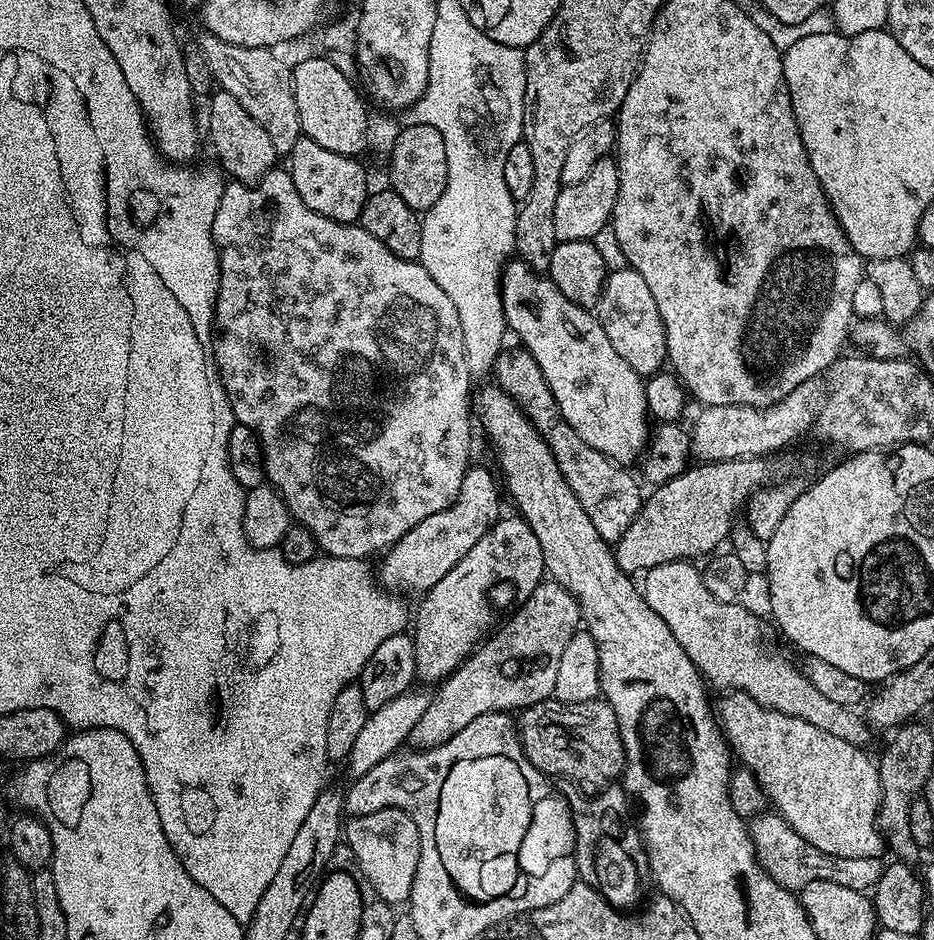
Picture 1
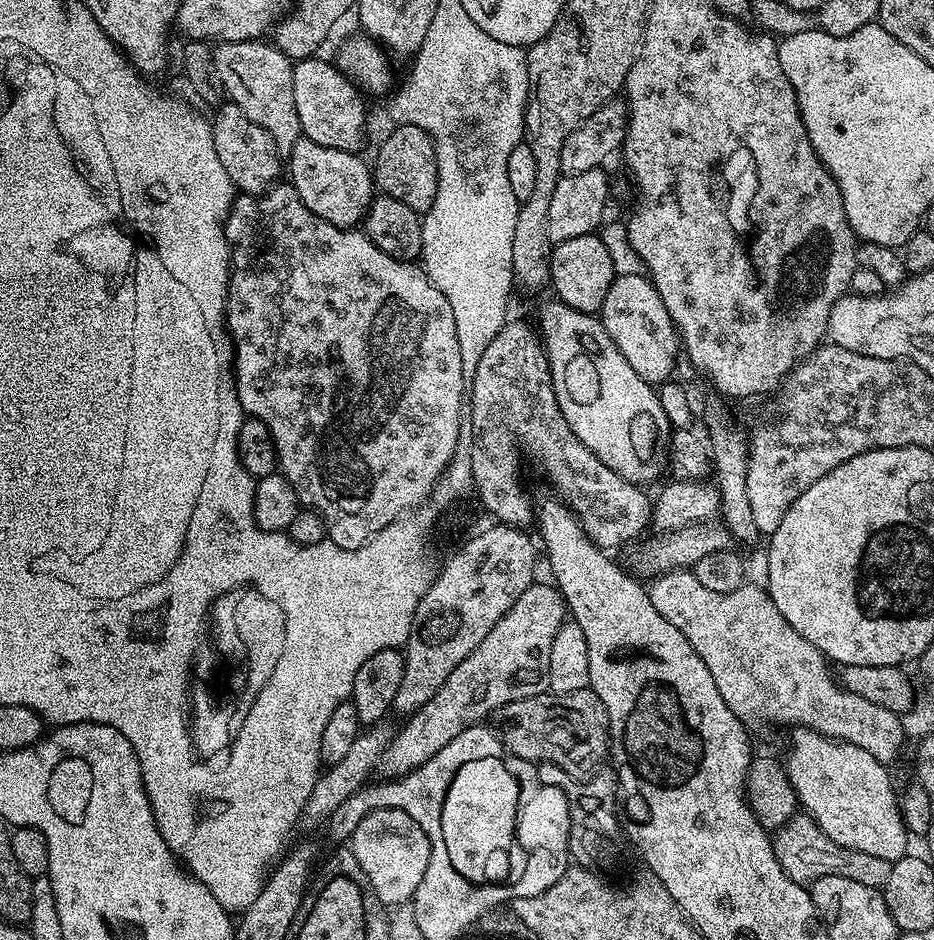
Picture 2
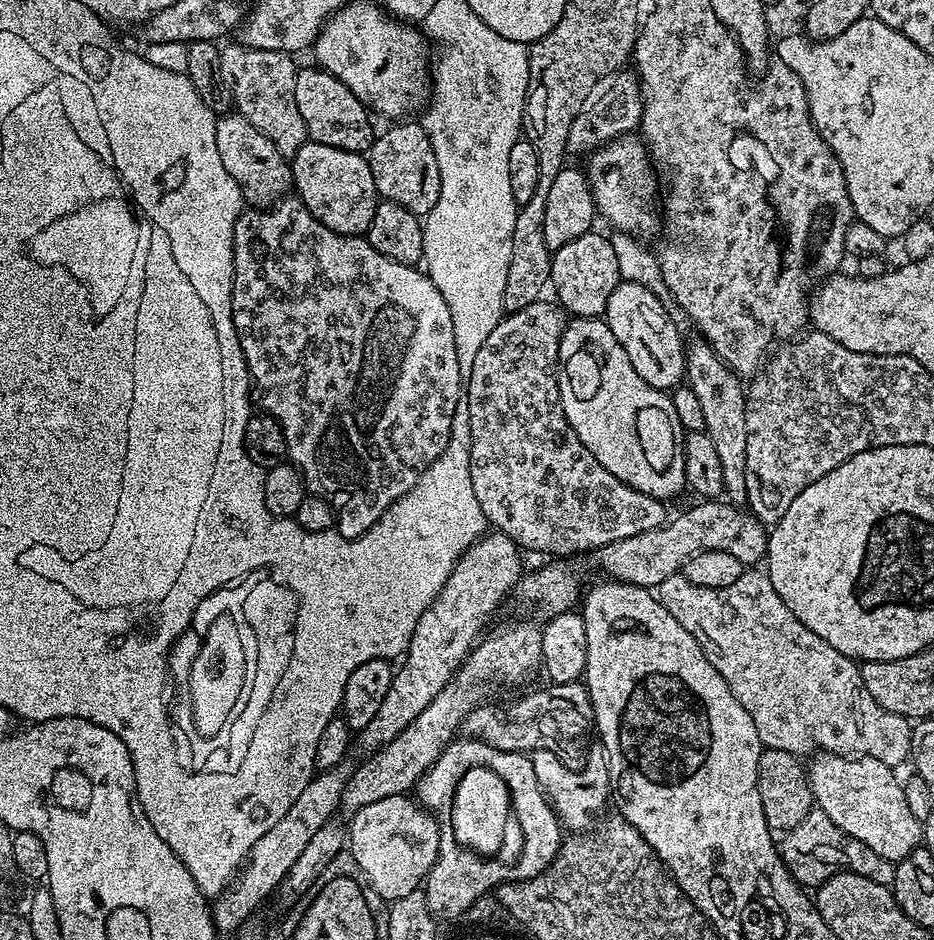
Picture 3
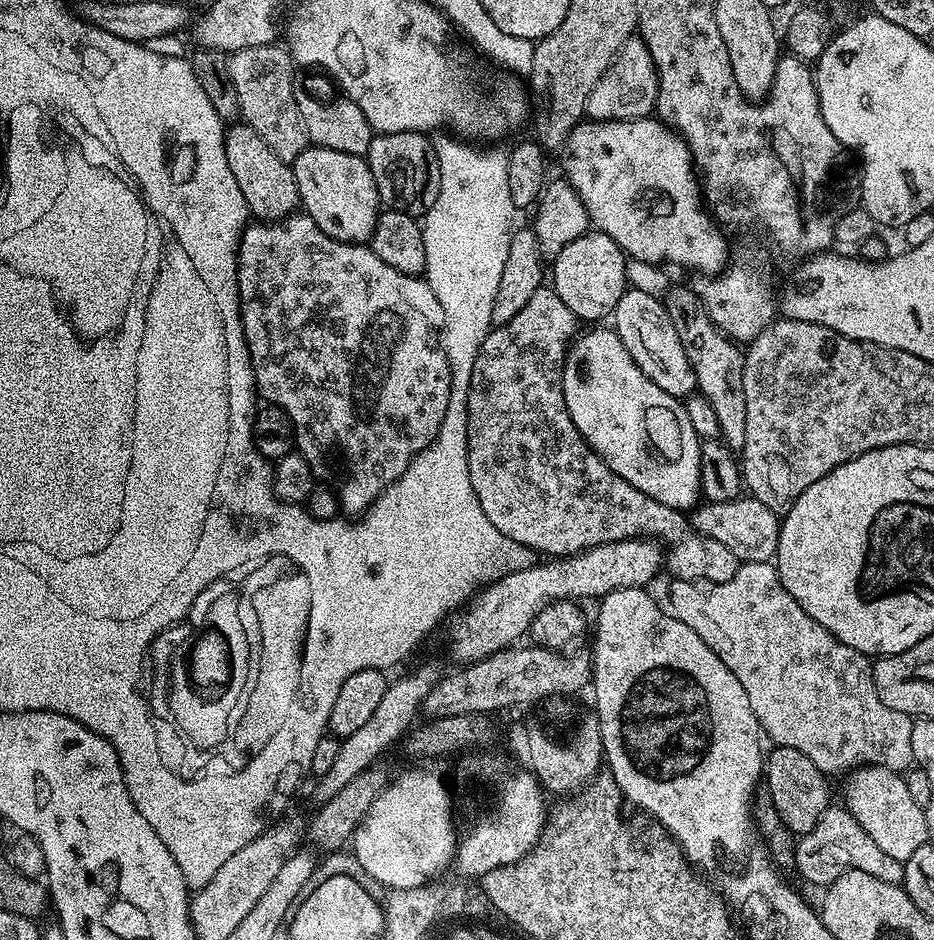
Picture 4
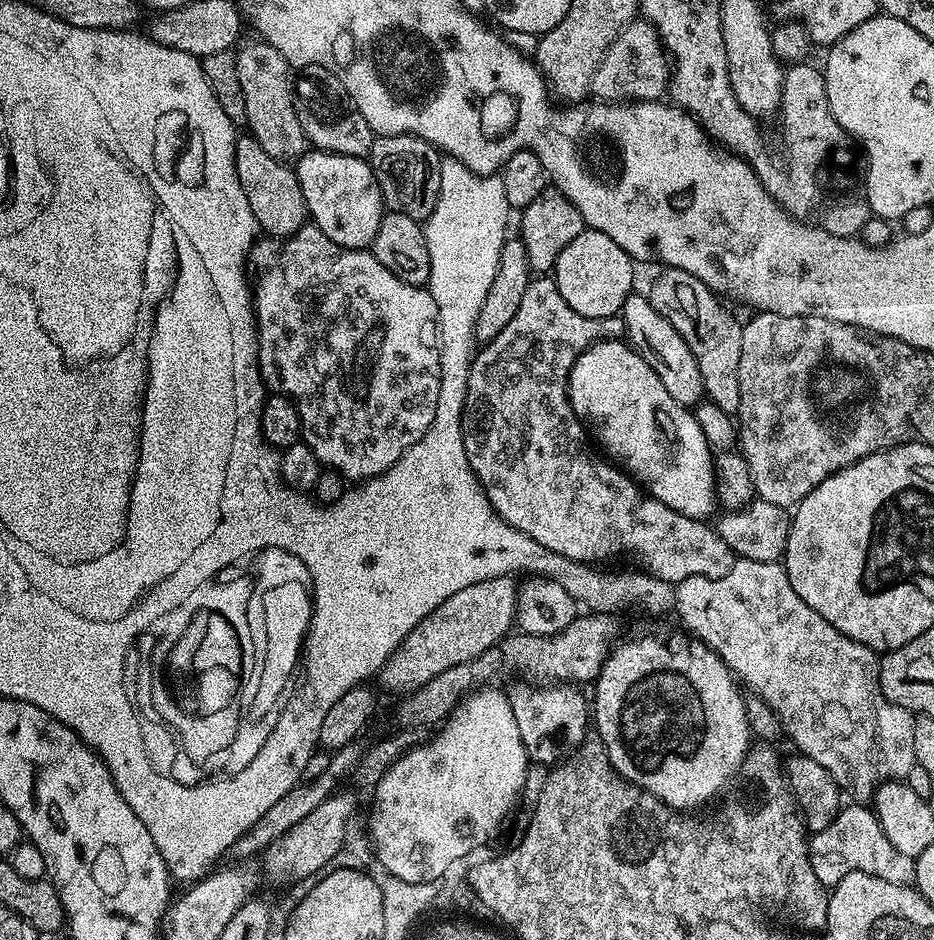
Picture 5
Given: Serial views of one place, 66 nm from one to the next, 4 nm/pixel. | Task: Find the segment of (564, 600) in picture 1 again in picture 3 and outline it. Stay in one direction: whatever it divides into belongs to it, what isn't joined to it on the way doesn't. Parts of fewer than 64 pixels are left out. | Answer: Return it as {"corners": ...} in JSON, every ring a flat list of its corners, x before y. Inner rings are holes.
{"corners":[[516,620,497,632,489,631,468,653,450,682,442,686,434,702,430,702,430,706,426,706,426,710,422,710,422,714,418,714,418,718,414,718,414,722,410,722,410,726,406,726,406,730,394,738,394,742,386,742,386,746,365,755,361,759,364,761,352,768,352,776,340,799,343,811,351,814,362,810,362,806,370,806,370,802,382,802,382,798,411,793,436,763,436,759,444,753,444,749,457,737,458,731,463,729,466,714,470,714,470,710,474,710,485,699,484,687,487,684,495,680,501,680,504,684,520,684,535,668,541,667,540,629,539,623]]}

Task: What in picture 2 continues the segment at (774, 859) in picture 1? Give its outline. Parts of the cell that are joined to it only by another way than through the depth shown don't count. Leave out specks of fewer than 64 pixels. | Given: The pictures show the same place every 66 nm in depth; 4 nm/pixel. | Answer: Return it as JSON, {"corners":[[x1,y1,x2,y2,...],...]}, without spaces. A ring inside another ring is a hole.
{"corners":[[797,814,783,824,775,833,774,847,782,870,786,870,791,880,805,886,823,876,841,876,854,878,854,882,862,882,862,886,883,889,886,878,890,878,889,861,874,858,874,854,862,854,862,850,838,846,807,814]]}

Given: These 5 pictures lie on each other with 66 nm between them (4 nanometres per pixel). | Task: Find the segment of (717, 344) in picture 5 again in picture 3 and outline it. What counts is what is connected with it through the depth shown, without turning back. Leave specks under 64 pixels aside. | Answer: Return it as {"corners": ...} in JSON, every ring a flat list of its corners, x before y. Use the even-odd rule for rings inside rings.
{"corners":[[689,339,686,344,684,357,686,384,694,390,694,394,698,394,702,414,706,417,704,431,714,442,714,450,718,450,718,459,722,462,724,496,731,503,740,506,748,498,746,494,746,402,748,401,746,388,741,377,725,364,724,359,708,345,707,340,695,339]]}

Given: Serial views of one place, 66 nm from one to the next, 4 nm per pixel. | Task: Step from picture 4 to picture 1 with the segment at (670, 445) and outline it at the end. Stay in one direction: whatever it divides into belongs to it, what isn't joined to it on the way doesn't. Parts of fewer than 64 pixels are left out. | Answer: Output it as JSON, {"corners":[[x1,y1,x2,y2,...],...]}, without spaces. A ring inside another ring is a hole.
{"corners":[[512,258,505,263,500,273,500,297,504,307,504,317,511,335,516,335,521,345,538,362,538,370,546,378,562,418,574,426,574,434,586,442,596,452,601,452,615,464,632,466,643,457,650,439,650,417,646,406,644,380,614,350,606,330,602,330,599,319,589,309,580,308,547,275,528,267,523,260]]}

